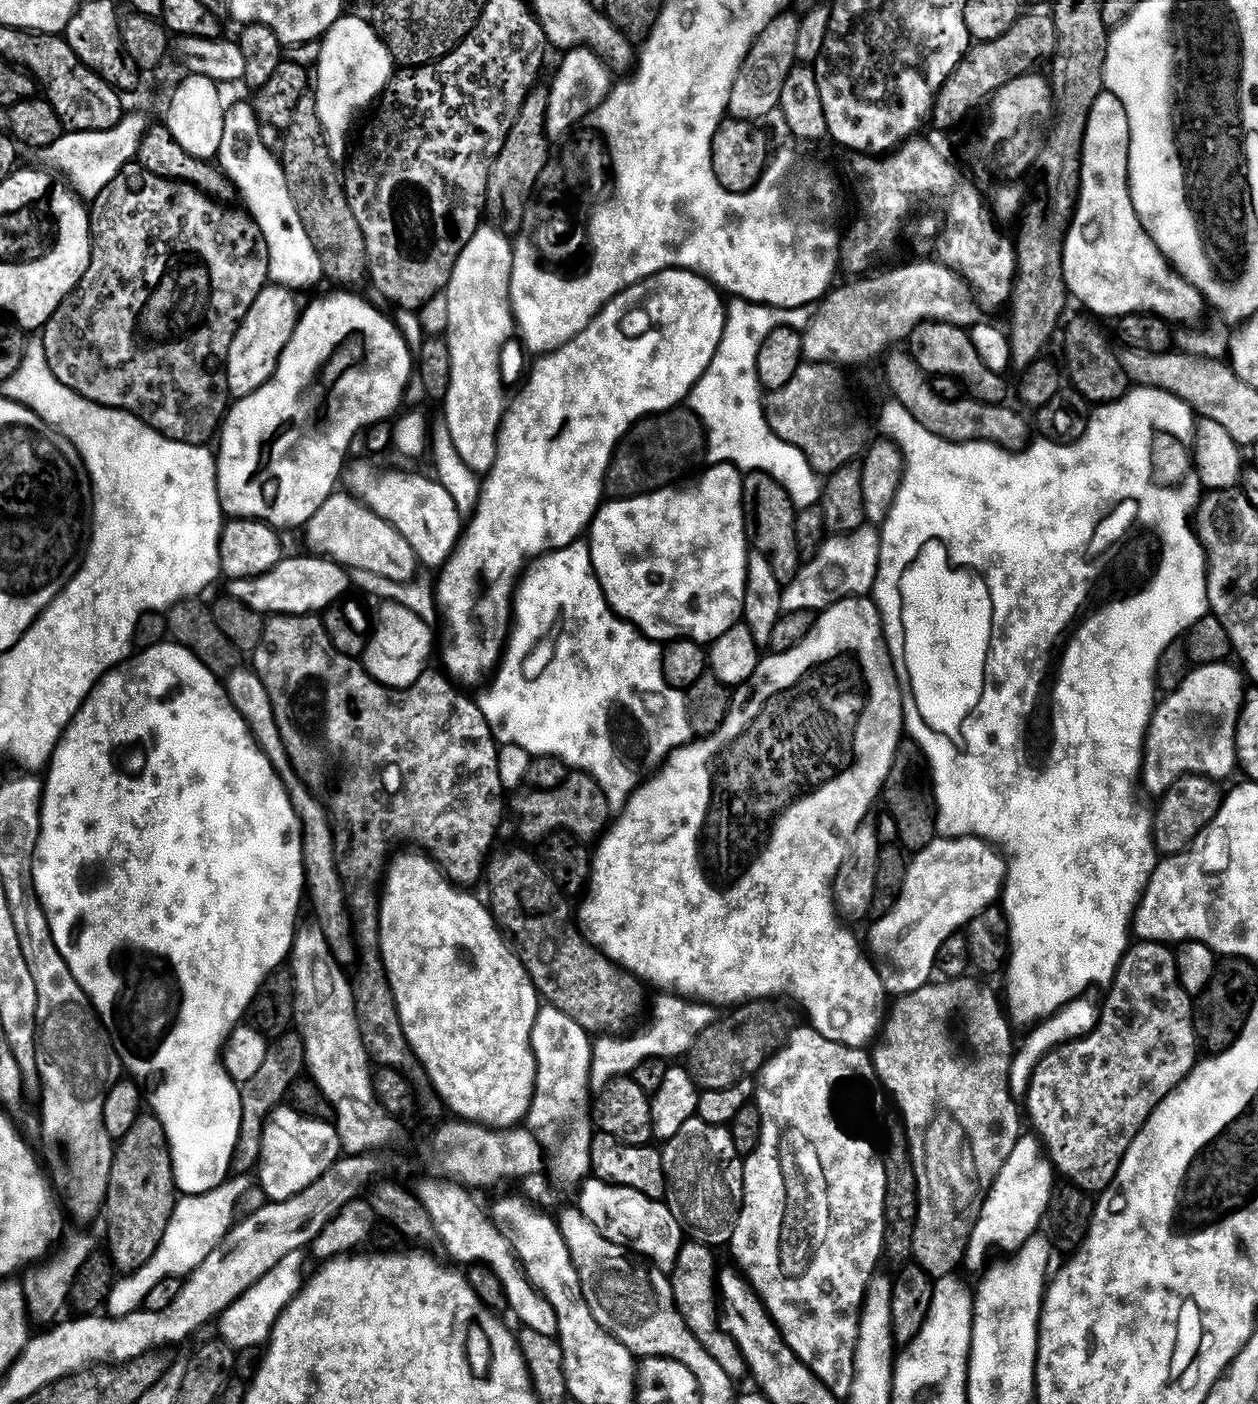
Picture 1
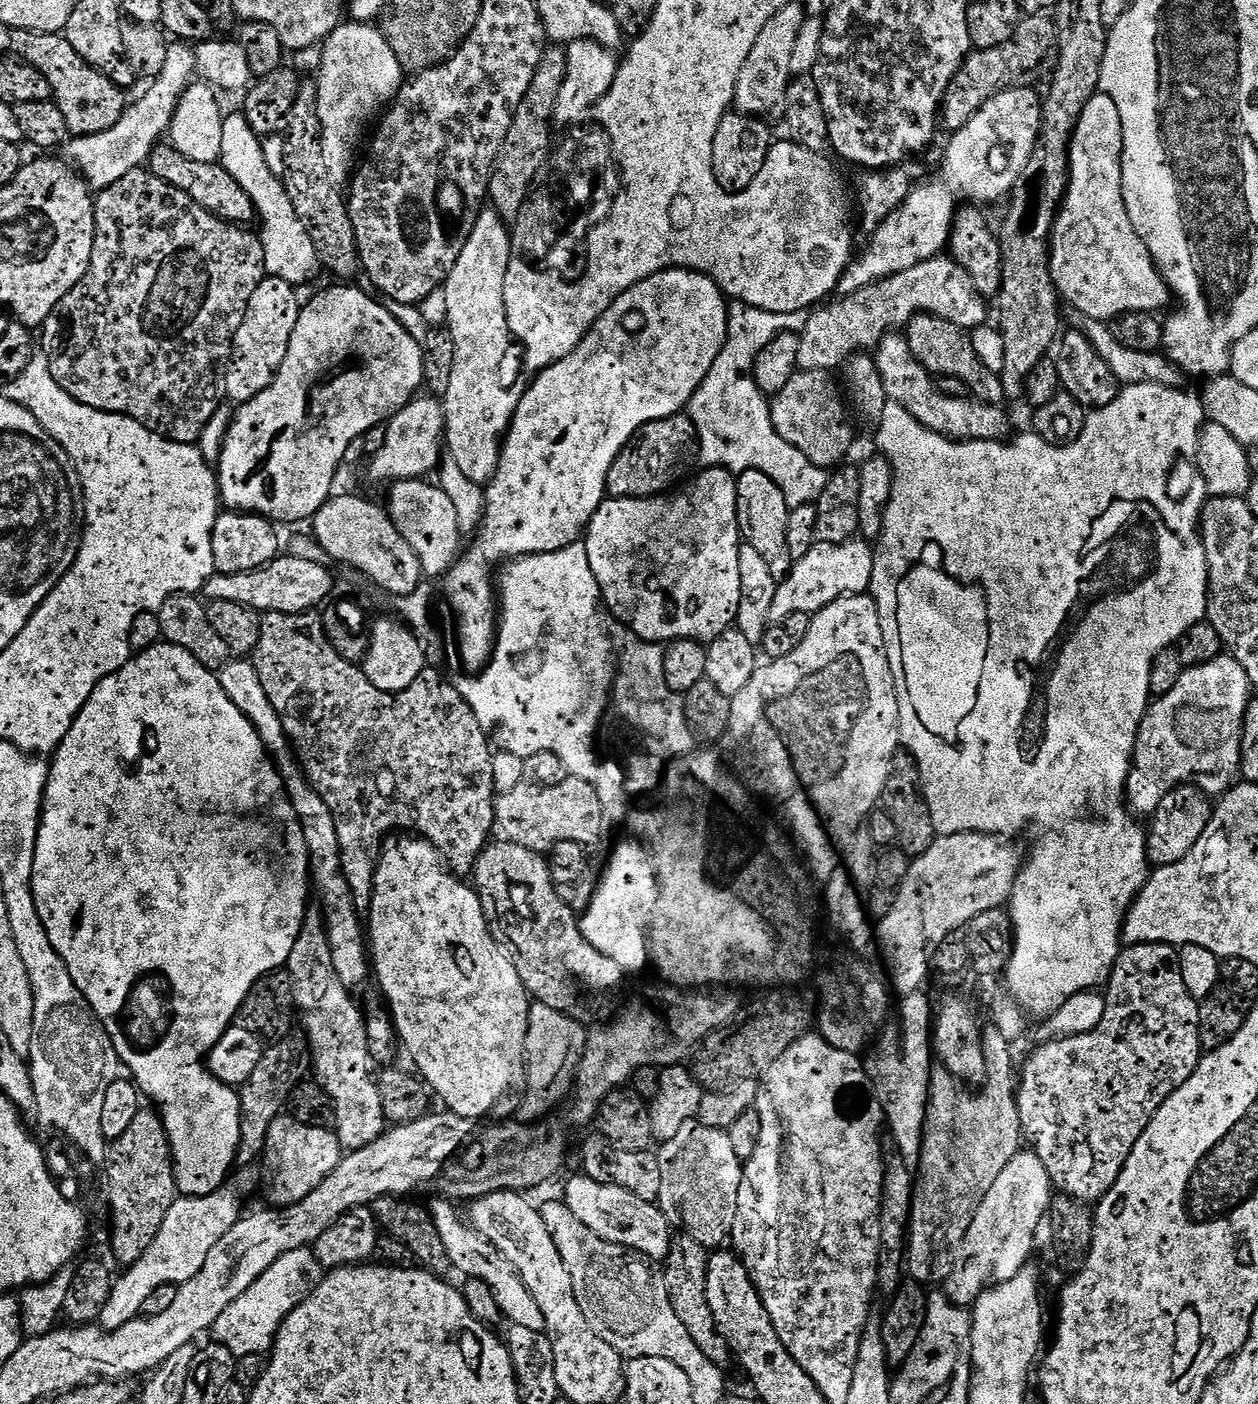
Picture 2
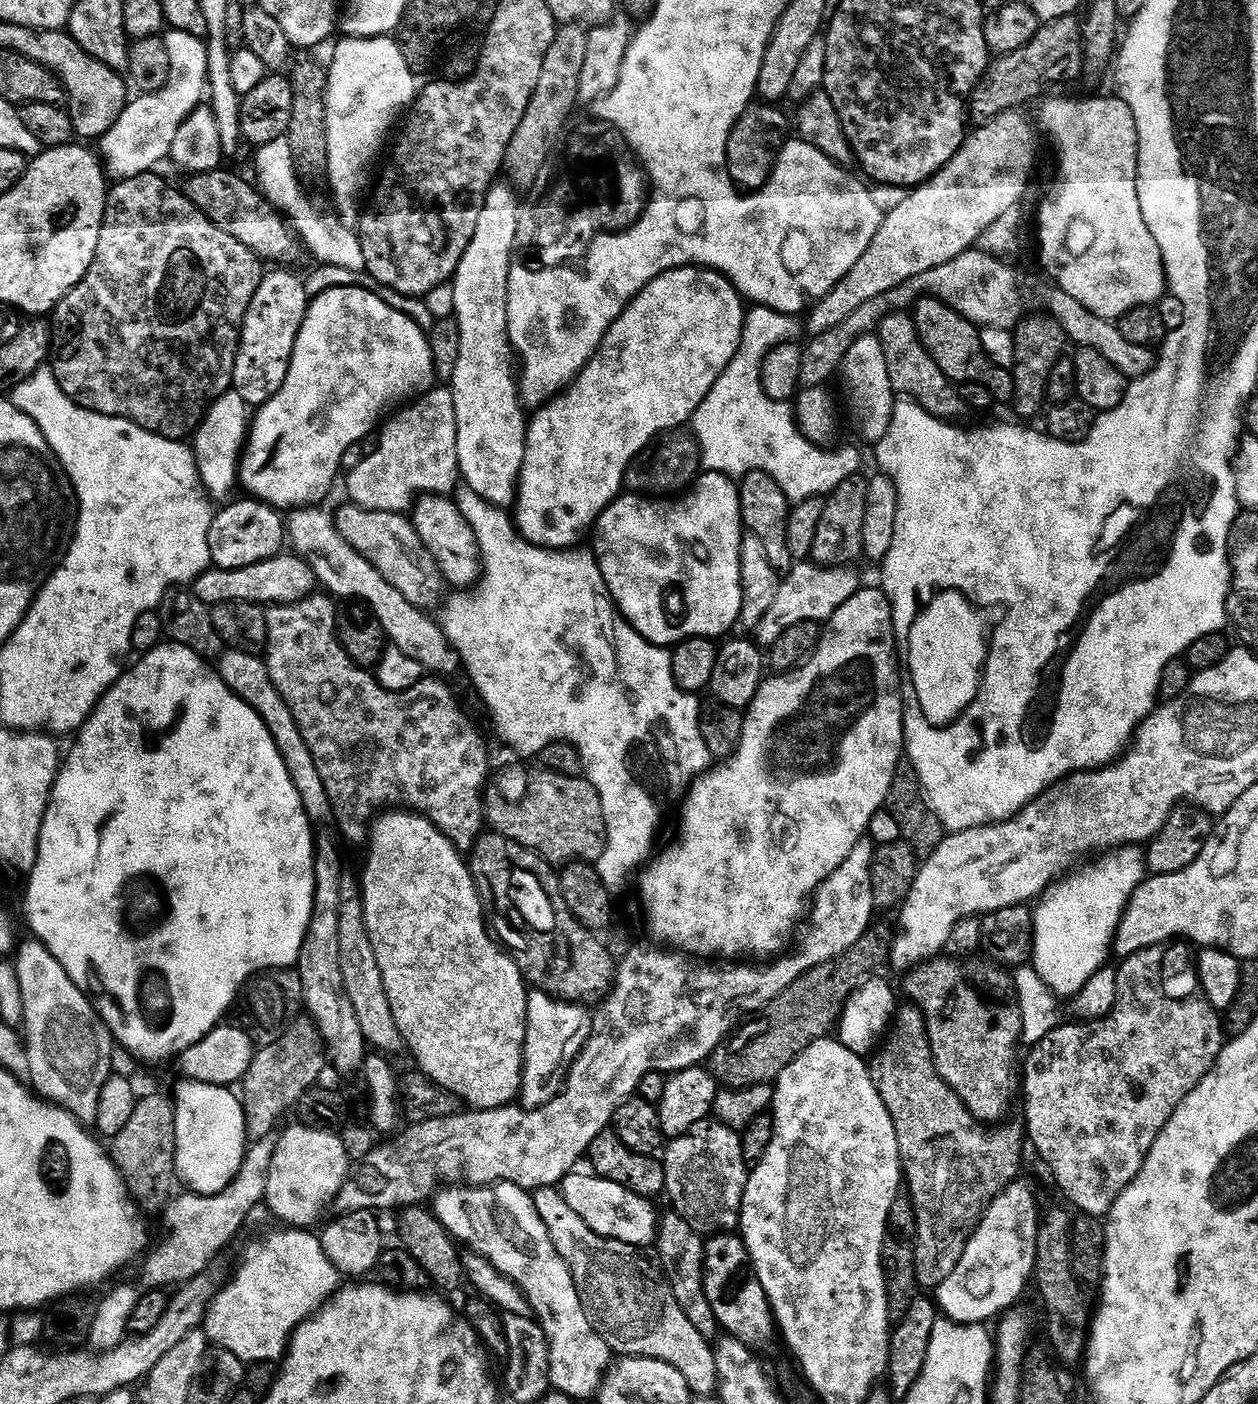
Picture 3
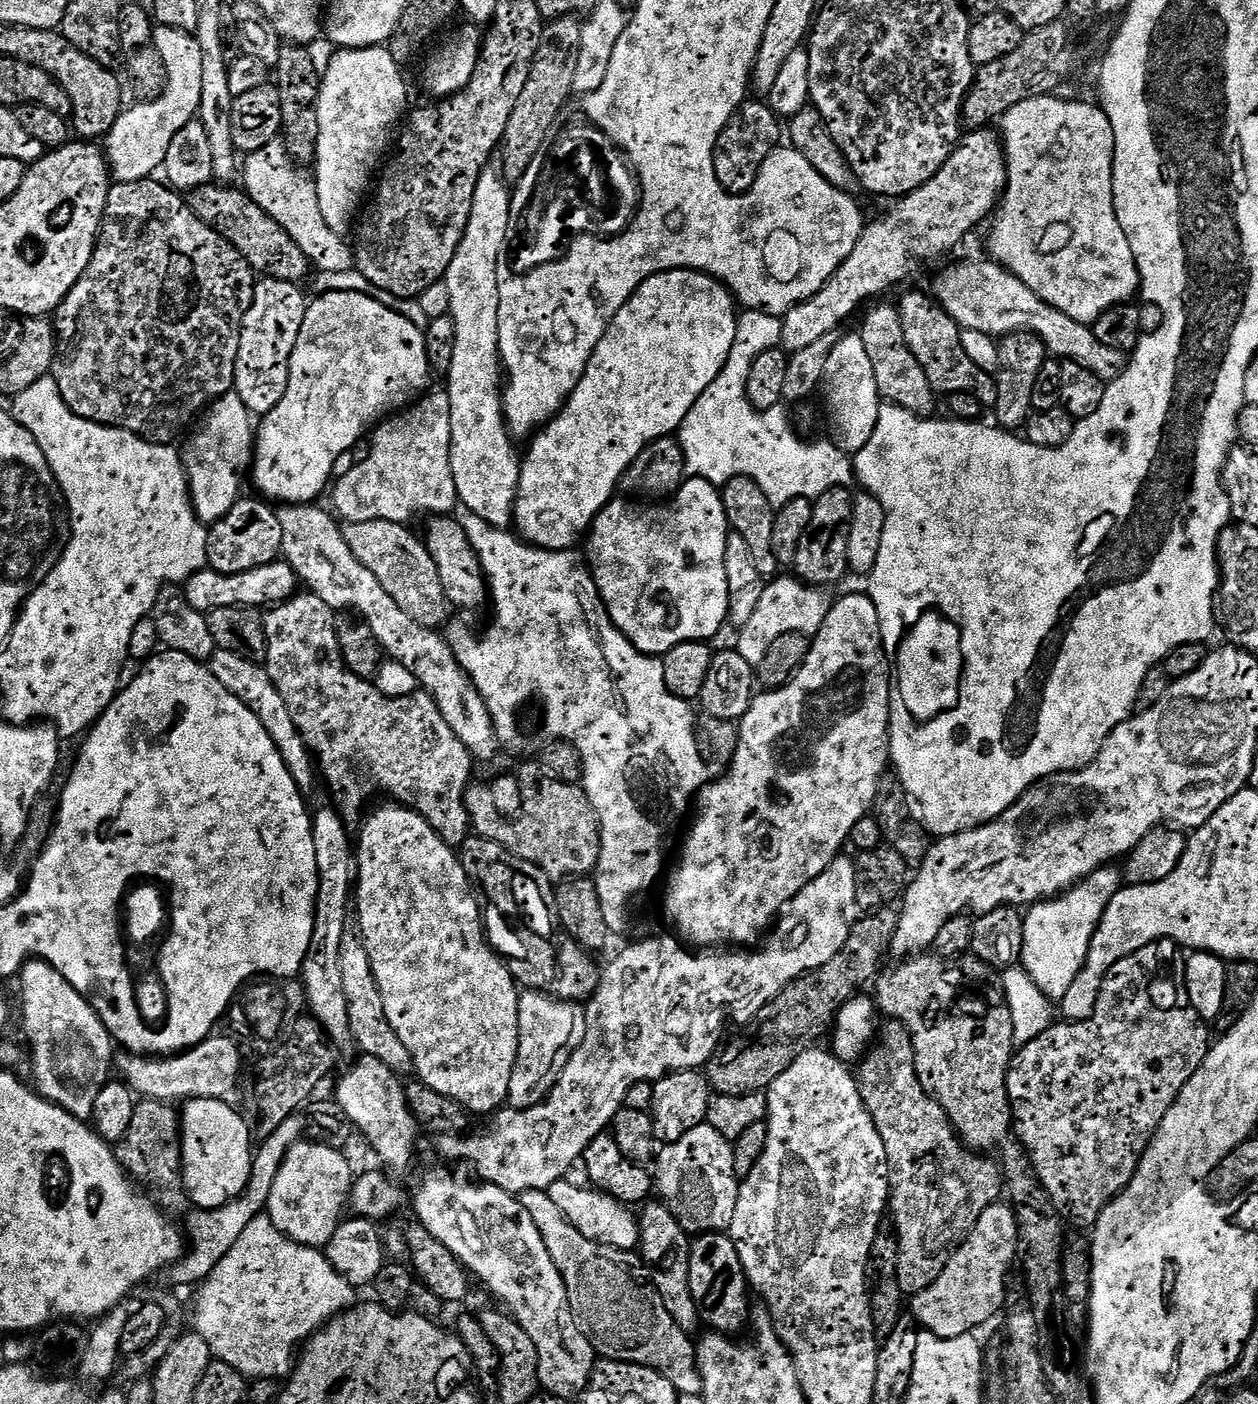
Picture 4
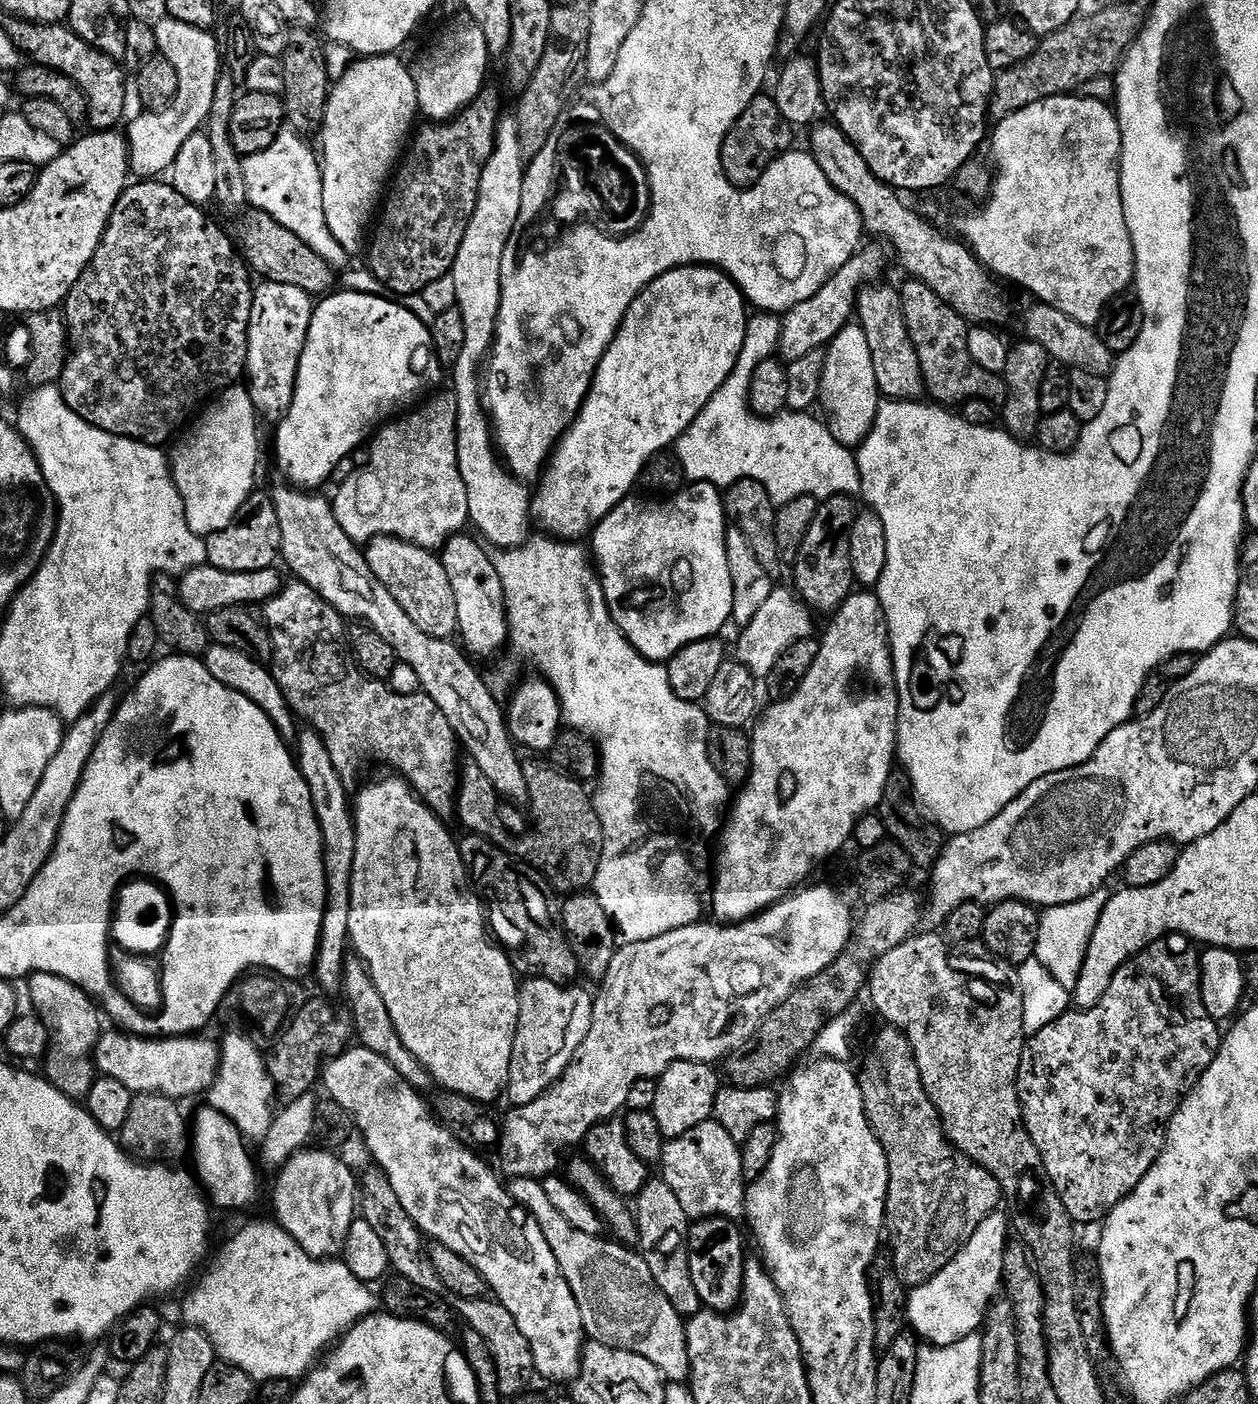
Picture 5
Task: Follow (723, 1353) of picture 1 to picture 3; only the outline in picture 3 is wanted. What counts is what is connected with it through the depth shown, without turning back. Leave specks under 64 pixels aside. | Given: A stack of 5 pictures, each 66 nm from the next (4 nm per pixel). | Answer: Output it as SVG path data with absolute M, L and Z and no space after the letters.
M671 1210L665 1211L659 1221L654 1248L660 1251L660 1264L664 1267L663 1279L672 1289L674 1298L686 1314L686 1318L694 1324L694 1330L705 1338L712 1338L718 1332L718 1325L714 1318L714 1310L710 1310L710 1302L706 1298L704 1289L704 1245L705 1237L693 1230L679 1214Z

